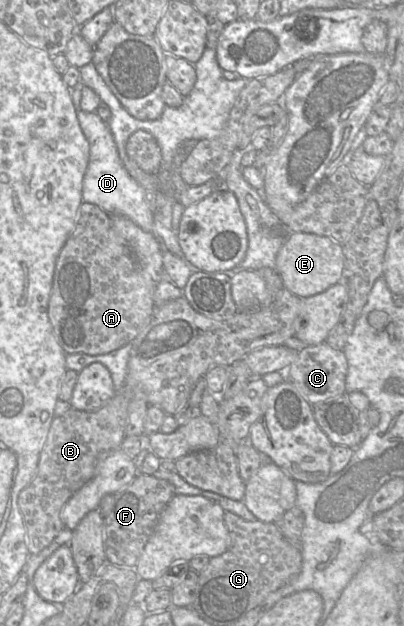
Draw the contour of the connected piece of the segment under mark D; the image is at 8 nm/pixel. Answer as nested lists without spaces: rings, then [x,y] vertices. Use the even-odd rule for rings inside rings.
[[[81,85],[69,90],[79,126],[89,145],[89,161],[82,186],[83,202],[95,204],[110,215],[126,216],[144,231],[153,233],[153,212],[147,194],[123,165],[107,123],[96,112],[81,109]]]

